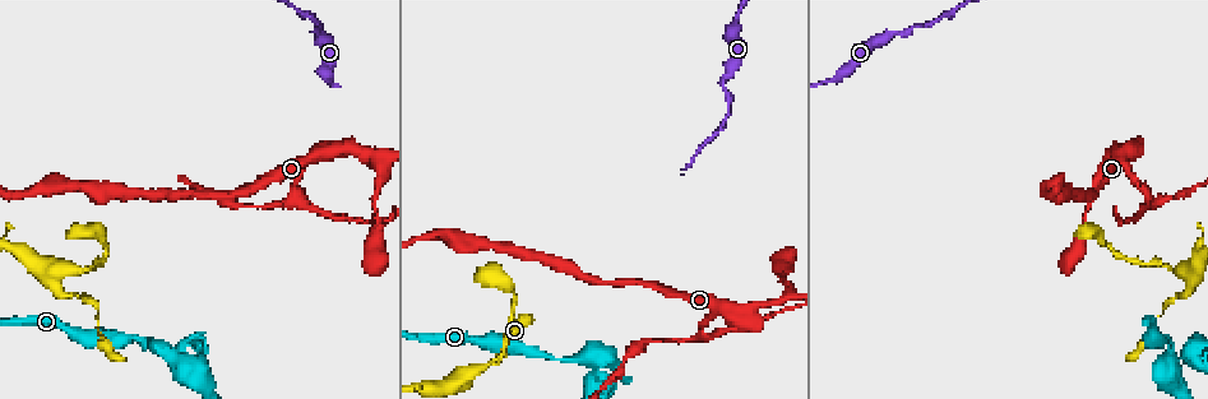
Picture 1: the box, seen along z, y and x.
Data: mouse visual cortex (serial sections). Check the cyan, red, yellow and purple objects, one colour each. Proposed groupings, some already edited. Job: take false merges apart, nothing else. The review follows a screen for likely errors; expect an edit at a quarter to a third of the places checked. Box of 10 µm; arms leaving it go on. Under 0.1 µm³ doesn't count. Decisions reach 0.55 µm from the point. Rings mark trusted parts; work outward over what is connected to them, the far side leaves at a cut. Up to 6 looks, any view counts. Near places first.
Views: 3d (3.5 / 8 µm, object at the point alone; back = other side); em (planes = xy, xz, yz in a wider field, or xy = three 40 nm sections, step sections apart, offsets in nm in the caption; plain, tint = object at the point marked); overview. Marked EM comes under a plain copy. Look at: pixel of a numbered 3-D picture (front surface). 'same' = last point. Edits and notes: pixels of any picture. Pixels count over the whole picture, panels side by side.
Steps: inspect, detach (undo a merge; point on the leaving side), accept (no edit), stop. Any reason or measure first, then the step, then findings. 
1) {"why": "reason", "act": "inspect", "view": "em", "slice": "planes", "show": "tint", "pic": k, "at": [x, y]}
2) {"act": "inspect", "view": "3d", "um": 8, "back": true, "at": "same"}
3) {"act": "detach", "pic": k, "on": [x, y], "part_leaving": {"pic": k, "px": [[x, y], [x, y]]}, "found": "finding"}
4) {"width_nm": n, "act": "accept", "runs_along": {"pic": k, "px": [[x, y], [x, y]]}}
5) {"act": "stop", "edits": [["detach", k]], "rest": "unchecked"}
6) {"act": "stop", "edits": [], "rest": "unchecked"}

{"why": "looks like a crossing", "act": "inspect", "view": "3d", "um": 3.5, "pic": 1, "at": [187, 368]}

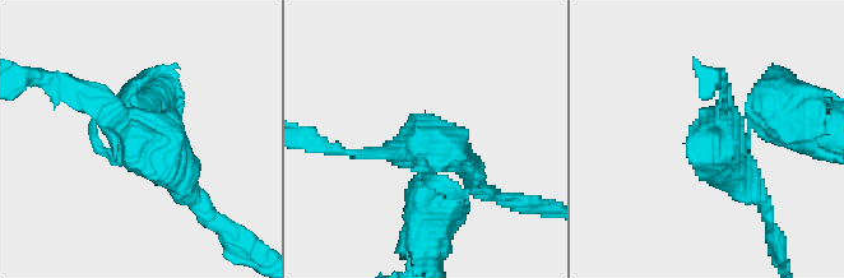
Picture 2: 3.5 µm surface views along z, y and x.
{"why": "now the EM", "act": "inspect", "view": "em", "slice": "xy", "step": 1, "show": "tint", "pic": 2, "at": [139, 135]}

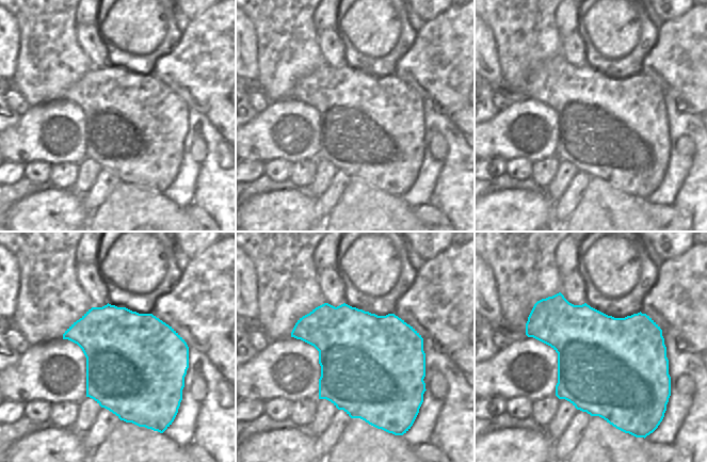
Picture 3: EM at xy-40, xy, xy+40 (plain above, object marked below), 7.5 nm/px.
{"act": "accept", "runs_along": {"pic": 2, "px": [[356, 154], [434, 157], [411, 213]]}, "found": "continuous, no second cell"}

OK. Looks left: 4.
{"why": "branch point", "act": "inspect", "view": "3d", "um": 3.5, "pic": 1, "at": [1146, 195]}

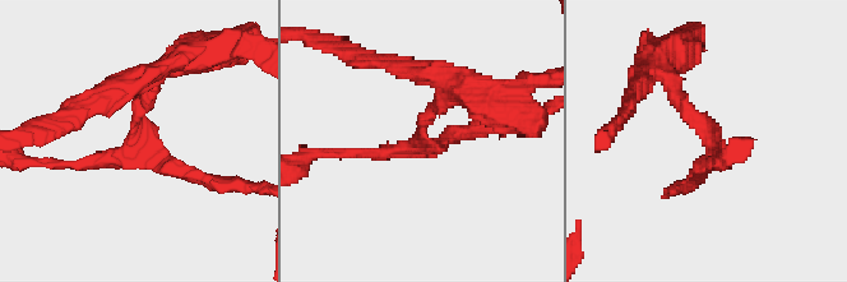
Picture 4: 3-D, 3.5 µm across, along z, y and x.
{"why": "need the tissue", "act": "inspect", "view": "em", "slice": "xy", "step": 3, "show": "tint", "pic": 4, "at": [138, 146]}

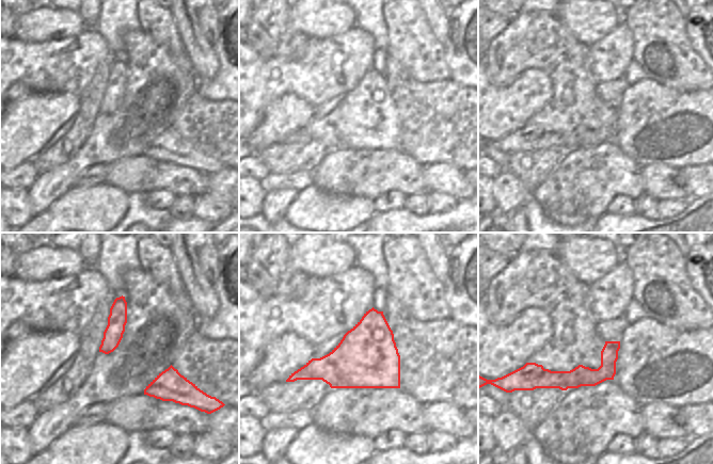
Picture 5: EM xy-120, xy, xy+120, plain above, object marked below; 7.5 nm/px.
{"width_nm": 460, "act": "accept", "runs_along": {"pic": 5, "px": [[617, 344], [595, 377], [531, 367]]}, "found": "continuous, no second cell"}

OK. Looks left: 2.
{"why": "narrows sharply", "act": "inspect", "view": "3d", "um": 8, "pic": 1, "at": [900, 32]}

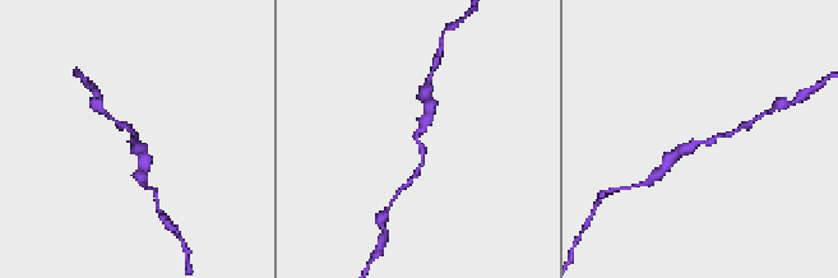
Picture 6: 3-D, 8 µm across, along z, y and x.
{"arm_widths_nm": [150, 300], "why": "shape alone is not enough", "act": "inspect", "view": "em", "slice": "xy", "step": 2, "show": "tint", "at": "same"}

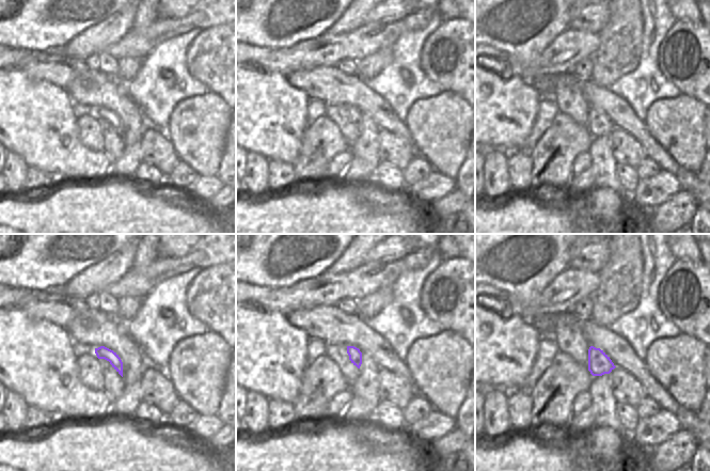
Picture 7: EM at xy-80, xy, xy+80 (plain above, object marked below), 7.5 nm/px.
{"width_nm": 100, "act": "accept", "runs_along": {"pic": 6, "px": [[675, 156], [735, 131]]}, "found": "one cell here"}

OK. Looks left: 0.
{"act": "stop", "edits": [], "rest": "unchecked"}

